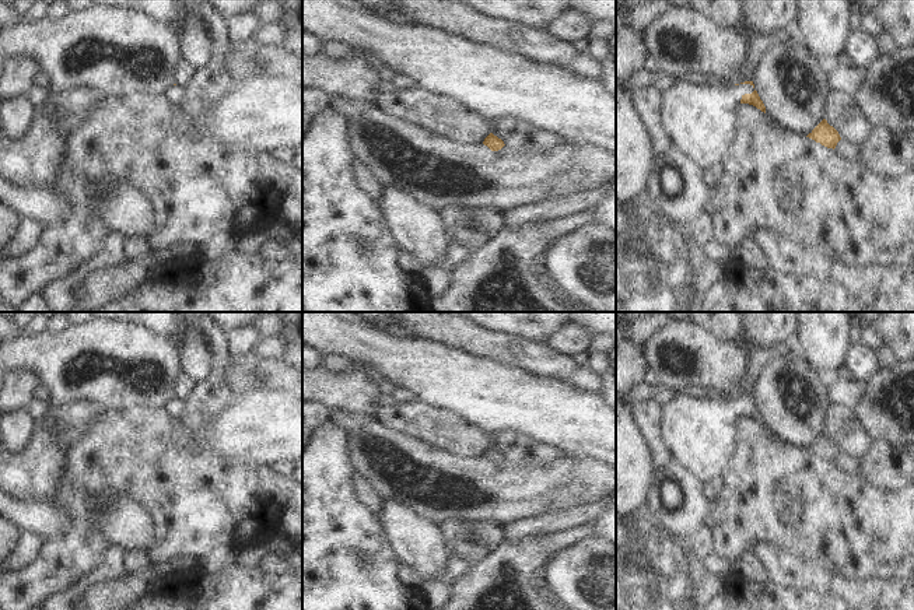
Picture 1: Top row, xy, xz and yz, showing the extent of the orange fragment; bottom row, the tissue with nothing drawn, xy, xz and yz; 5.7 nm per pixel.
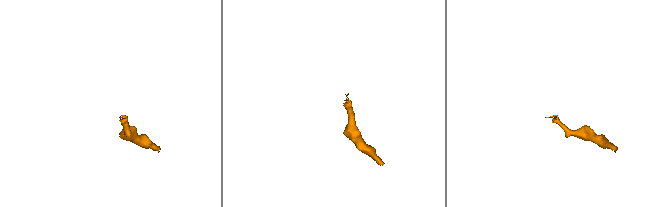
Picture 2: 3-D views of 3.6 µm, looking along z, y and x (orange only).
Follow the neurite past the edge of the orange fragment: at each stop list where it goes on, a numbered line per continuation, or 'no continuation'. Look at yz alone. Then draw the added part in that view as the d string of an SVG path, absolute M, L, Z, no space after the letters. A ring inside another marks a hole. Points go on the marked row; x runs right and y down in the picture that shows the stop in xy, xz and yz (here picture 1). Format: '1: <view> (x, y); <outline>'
1: yz (701, 122); M679 83L662 92L662 125L673 147L687 155L700 169L722 164L738 133L738 109L745 94L754 91L750 84L729 88Z

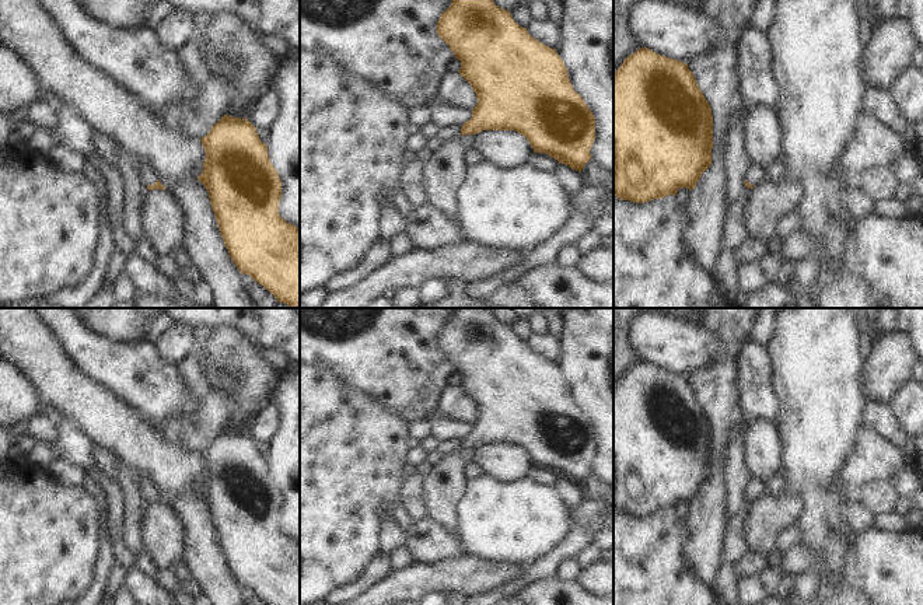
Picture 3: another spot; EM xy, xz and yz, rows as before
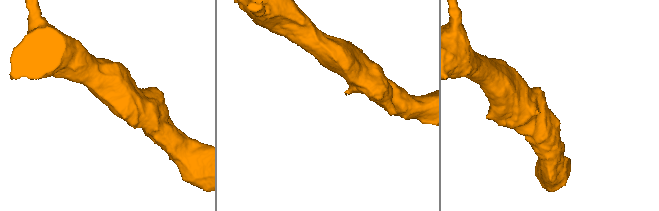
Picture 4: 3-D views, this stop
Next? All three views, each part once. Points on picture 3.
1: xy (147, 175); M136 161L134 167L139 174L139 181L143 185L146 185L146 186L154 185L155 181L158 179L155 171L150 165L147 165L144 161Z

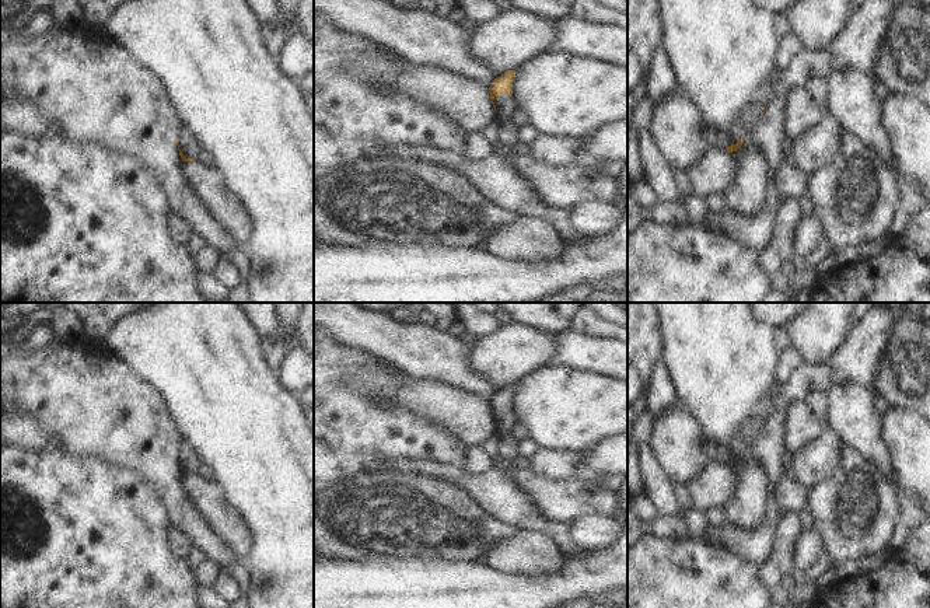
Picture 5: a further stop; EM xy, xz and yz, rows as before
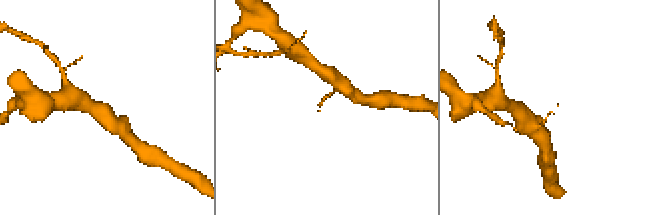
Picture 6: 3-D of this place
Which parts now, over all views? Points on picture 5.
1: xz (504, 104); M497 95L493 102L496 105L493 122L480 132L492 146L499 141L497 132L500 125L511 118L515 108L515 101L510 95Z

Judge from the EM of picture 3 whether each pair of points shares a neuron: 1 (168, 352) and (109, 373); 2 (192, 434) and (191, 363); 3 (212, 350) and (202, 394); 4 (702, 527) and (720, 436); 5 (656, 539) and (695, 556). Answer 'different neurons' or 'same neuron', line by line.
1: different neurons
2: same neuron
3: different neurons
4: same neuron
5: different neurons

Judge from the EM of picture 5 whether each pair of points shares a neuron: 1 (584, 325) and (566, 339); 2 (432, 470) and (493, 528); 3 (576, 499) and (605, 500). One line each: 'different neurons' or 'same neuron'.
1: different neurons
2: different neurons
3: same neuron

